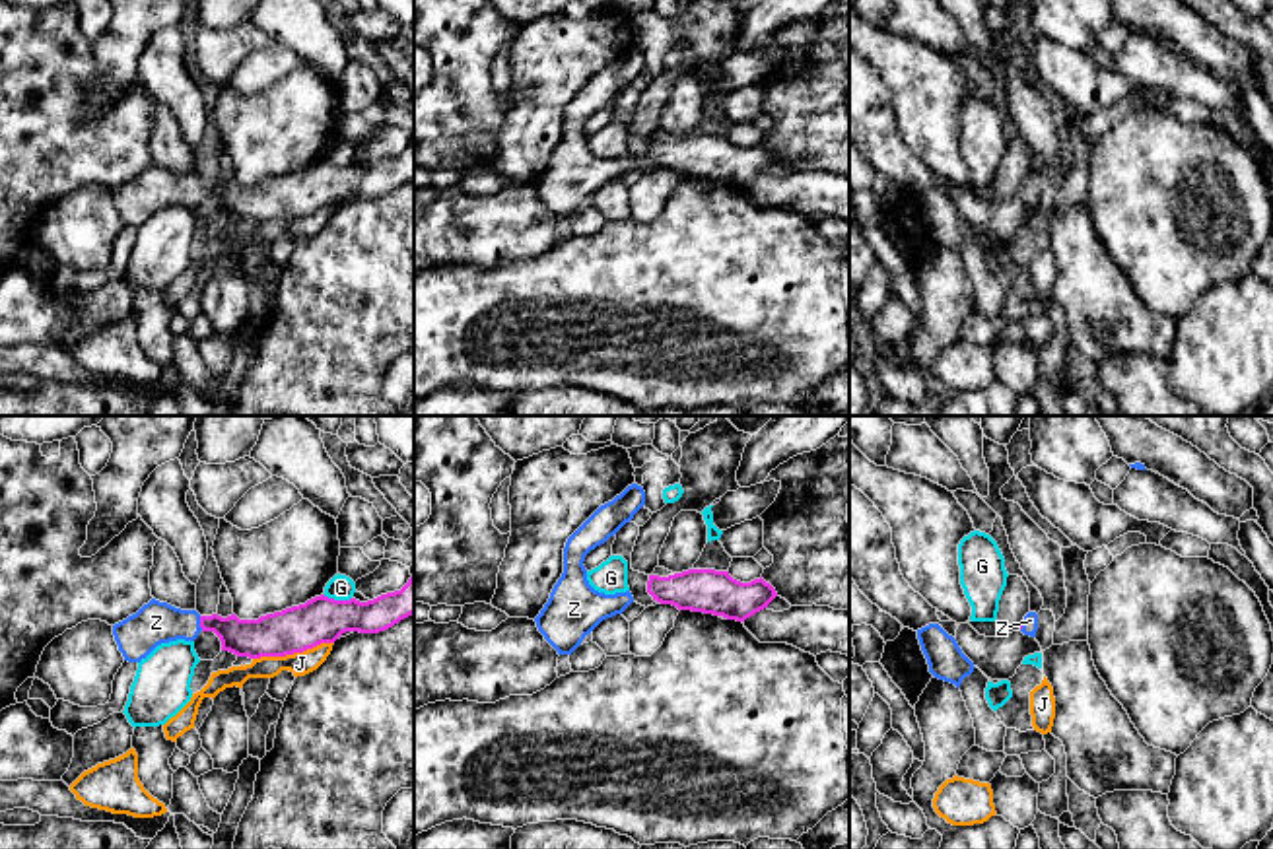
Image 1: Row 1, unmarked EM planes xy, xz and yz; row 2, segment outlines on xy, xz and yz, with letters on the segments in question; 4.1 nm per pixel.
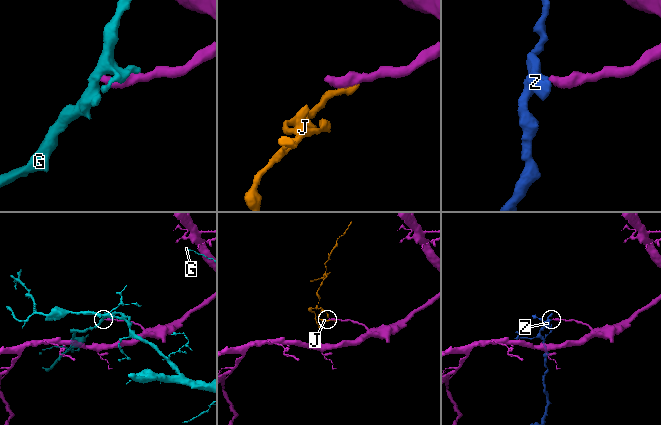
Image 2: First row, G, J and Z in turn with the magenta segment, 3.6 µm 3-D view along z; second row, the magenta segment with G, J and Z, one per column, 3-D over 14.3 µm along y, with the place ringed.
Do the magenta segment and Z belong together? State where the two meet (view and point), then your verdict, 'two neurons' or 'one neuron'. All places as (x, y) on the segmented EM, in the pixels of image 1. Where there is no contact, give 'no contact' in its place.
meets magenta in xy at (201, 624); one neuron

